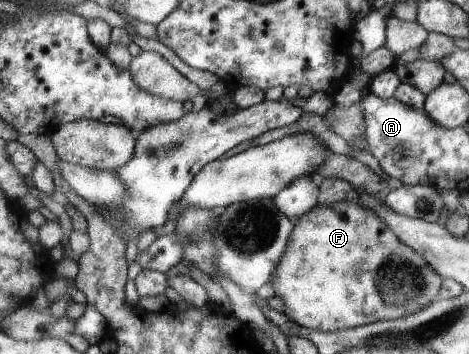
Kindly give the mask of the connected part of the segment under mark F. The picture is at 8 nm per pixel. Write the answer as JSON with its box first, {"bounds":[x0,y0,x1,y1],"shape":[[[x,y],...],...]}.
{"bounds":[273,199,445,331],"shape":[[[349,199],[334,204],[333,206],[319,204],[314,211],[309,212],[309,214],[306,214],[296,222],[296,229],[292,241],[287,249],[286,257],[275,273],[273,286],[277,295],[286,300],[286,312],[289,314],[291,320],[295,320],[299,325],[315,329],[316,331],[339,331],[357,328],[385,319],[403,319],[409,315],[424,311],[439,300],[441,291],[444,290],[445,281],[444,276],[441,276],[441,273],[430,264],[428,258],[420,252],[417,252],[417,249],[409,246],[408,243],[389,226],[389,223],[376,213],[376,210],[371,211],[370,209],[366,209],[360,204],[359,200],[353,201]]]}

